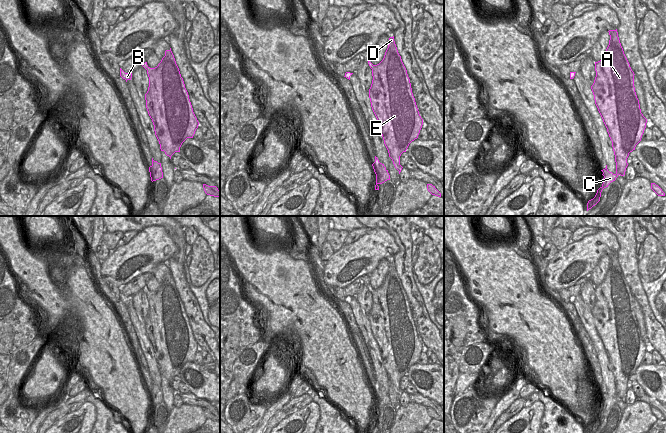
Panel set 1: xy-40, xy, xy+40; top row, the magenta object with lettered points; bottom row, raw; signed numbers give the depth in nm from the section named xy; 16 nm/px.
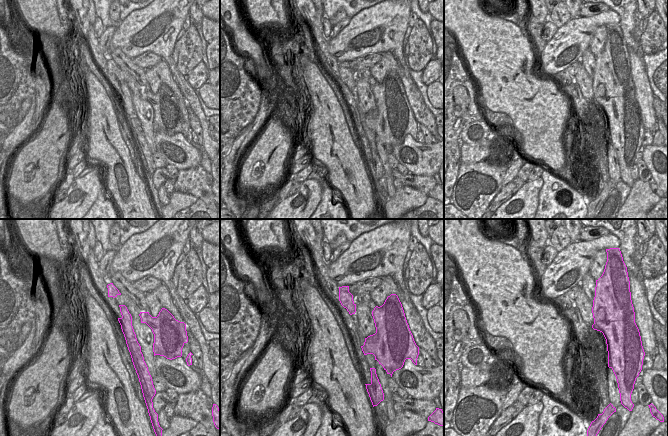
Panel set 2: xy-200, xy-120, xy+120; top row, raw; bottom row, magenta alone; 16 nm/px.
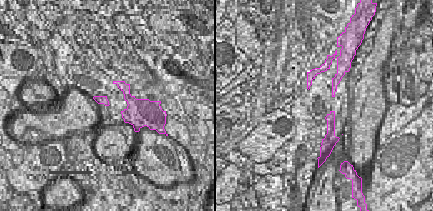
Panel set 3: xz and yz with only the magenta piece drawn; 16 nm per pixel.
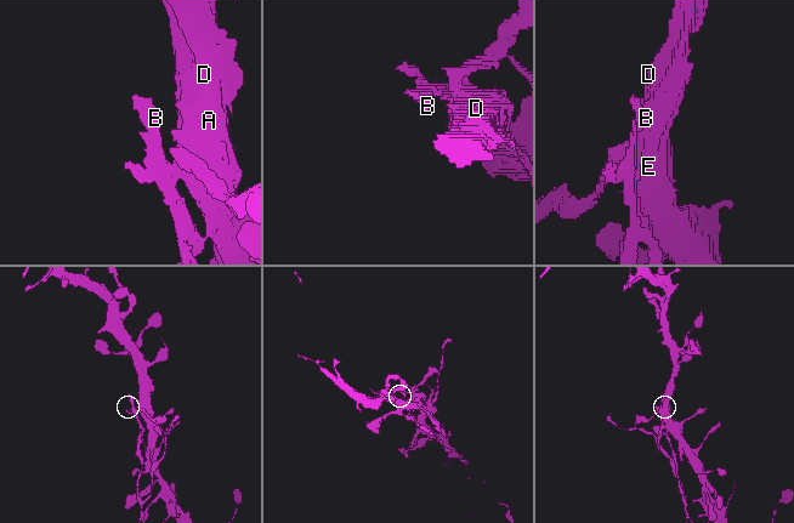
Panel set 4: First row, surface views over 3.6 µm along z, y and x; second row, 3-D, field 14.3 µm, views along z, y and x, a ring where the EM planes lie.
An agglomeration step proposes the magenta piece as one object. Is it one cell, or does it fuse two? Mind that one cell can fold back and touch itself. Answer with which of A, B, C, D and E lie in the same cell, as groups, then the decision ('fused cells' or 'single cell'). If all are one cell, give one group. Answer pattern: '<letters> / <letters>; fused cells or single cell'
A D E / B C; fused cells

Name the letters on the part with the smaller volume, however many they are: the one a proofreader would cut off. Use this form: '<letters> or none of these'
B, C

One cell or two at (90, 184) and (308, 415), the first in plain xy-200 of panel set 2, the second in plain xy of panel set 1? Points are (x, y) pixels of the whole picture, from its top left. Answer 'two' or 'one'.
one

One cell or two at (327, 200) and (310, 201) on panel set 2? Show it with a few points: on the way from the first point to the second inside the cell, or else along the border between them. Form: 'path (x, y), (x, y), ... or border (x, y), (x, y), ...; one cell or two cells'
border (312, 178), (321, 184), (321, 200), (315, 208); two cells

